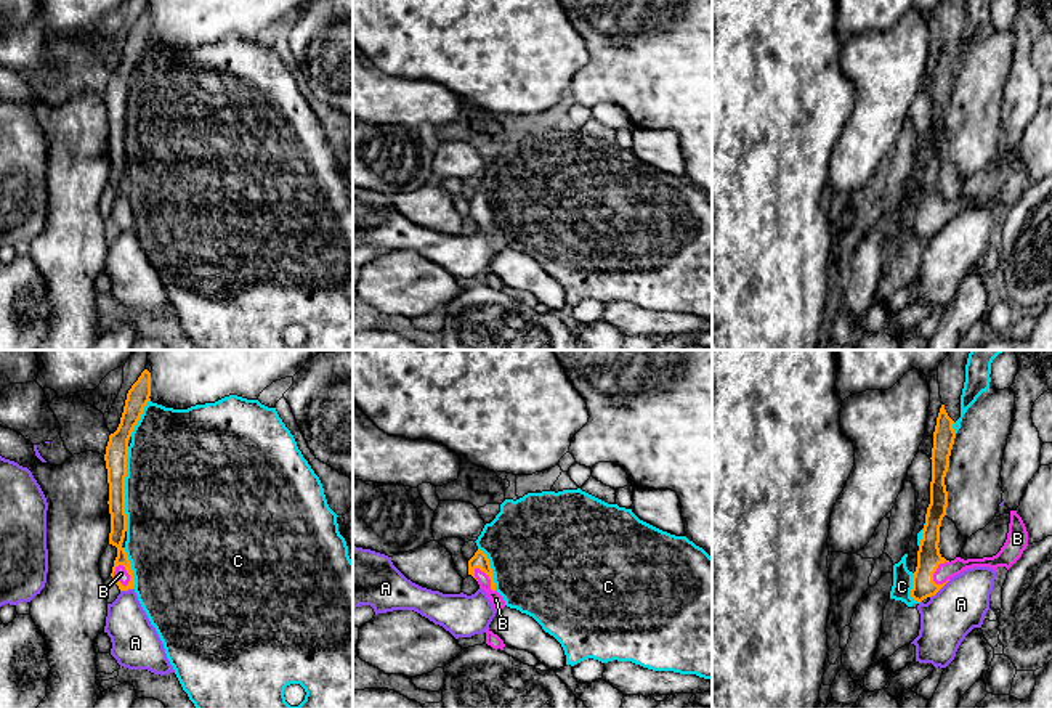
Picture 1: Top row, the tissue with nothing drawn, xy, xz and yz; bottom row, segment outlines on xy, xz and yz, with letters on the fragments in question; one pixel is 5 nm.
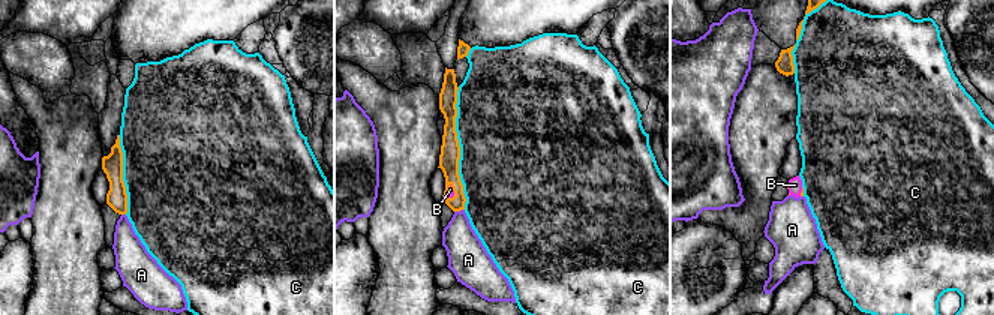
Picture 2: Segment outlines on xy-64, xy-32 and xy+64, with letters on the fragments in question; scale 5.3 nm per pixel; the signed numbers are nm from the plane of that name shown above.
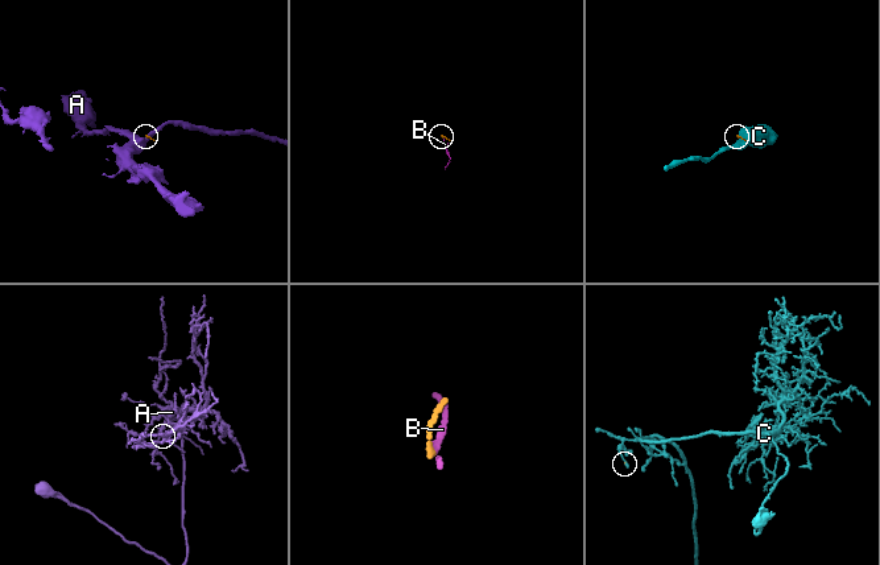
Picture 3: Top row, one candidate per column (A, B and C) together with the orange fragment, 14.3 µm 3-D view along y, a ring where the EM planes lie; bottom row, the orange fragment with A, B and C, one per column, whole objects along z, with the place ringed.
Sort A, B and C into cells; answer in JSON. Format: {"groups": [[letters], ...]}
{"groups": [["A"], ["B"], ["C"]]}

